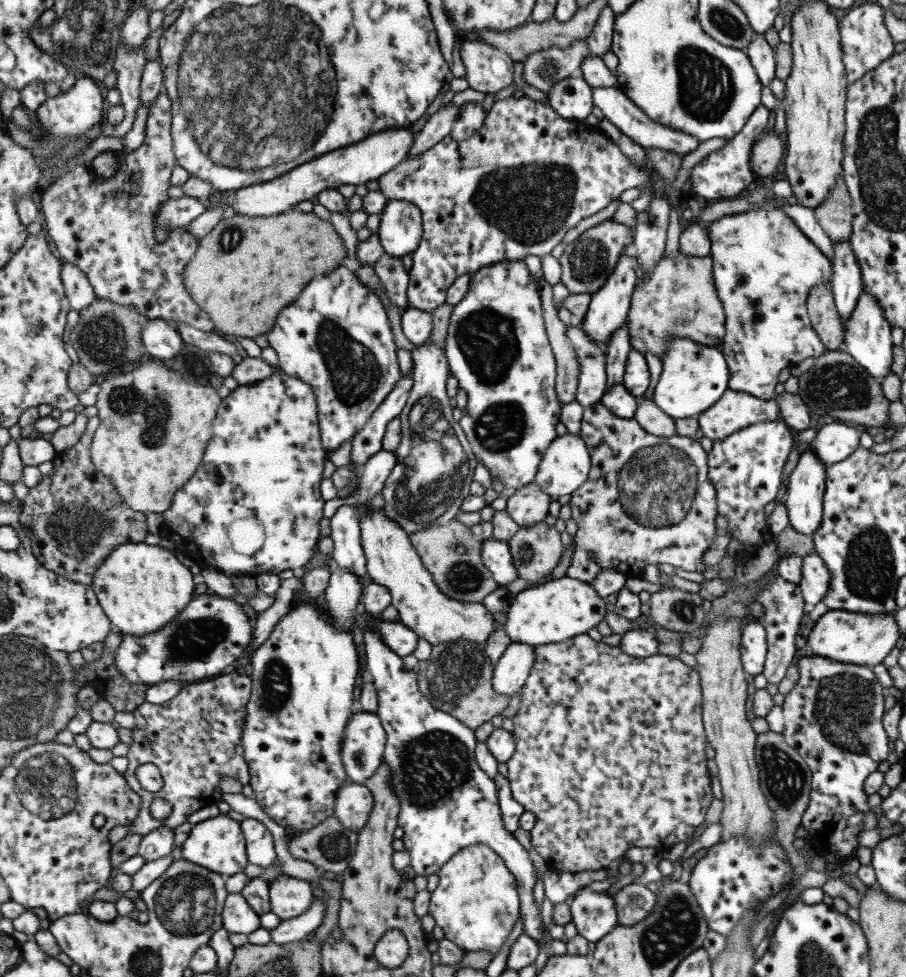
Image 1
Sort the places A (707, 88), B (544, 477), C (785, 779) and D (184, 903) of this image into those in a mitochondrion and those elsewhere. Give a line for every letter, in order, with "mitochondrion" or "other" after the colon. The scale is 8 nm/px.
A: mitochondrion
B: other
C: mitochondrion
D: mitochondrion

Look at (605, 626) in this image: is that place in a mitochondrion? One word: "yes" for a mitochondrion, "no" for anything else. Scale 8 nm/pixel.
no

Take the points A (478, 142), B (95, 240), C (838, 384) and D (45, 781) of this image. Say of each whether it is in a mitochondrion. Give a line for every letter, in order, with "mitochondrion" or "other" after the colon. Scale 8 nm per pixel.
A: other
B: mitochondrion
C: mitochondrion
D: mitochondrion

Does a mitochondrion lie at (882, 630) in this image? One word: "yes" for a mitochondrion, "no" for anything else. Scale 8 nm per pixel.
no

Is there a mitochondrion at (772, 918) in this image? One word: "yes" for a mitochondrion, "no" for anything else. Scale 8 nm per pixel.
no

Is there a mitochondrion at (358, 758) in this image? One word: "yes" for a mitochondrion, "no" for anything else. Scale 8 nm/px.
no

